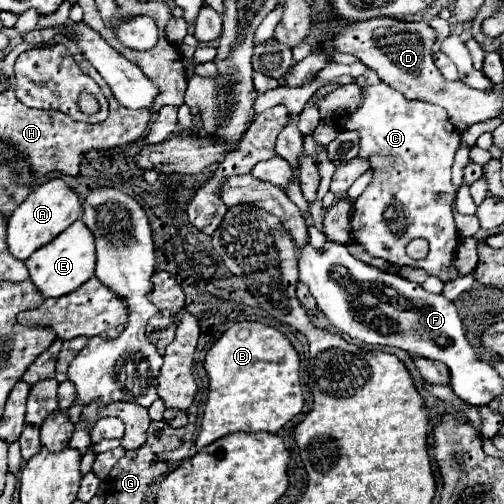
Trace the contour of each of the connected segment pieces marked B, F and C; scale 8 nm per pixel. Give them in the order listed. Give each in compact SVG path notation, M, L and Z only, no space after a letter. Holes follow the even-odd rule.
M257 321L233 323L207 351L203 367L209 377L209 393L201 433L195 441L199 449L237 431L277 433L303 409L299 355L291 341L269 325Z
M327 241L323 251L315 251L311 245L301 249L299 281L309 285L319 309L351 339L369 345L391 345L411 355L445 363L455 383L455 395L473 407L485 407L501 395L503 383L499 373L477 357L475 349L465 339L457 307L447 297L427 293L421 285L395 273L365 265L357 261L345 245L333 241ZM357 305L363 309L361 313L355 311Z
M377 83L361 87L359 107L355 111L339 115L335 123L339 125L339 129L359 133L359 147L361 147L359 157L369 161L369 169L373 171L369 187L361 193L361 197L353 205L353 217L351 217L353 239L361 243L369 255L381 257L391 265L417 267L433 277L445 275L445 271L449 271L453 263L453 253L459 241L453 221L453 201L457 189L451 183L451 165L461 141L461 133L449 123L445 109L425 101L407 101L399 91L391 89L385 83ZM417 237L429 241L429 257L423 261L415 261L405 253L407 243Z

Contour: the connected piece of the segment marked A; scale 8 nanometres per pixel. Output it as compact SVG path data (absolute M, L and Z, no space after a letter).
M53 179L29 193L29 197L13 211L7 227L7 247L15 259L25 261L33 251L41 249L63 233L73 221L81 217L81 201L61 179Z

